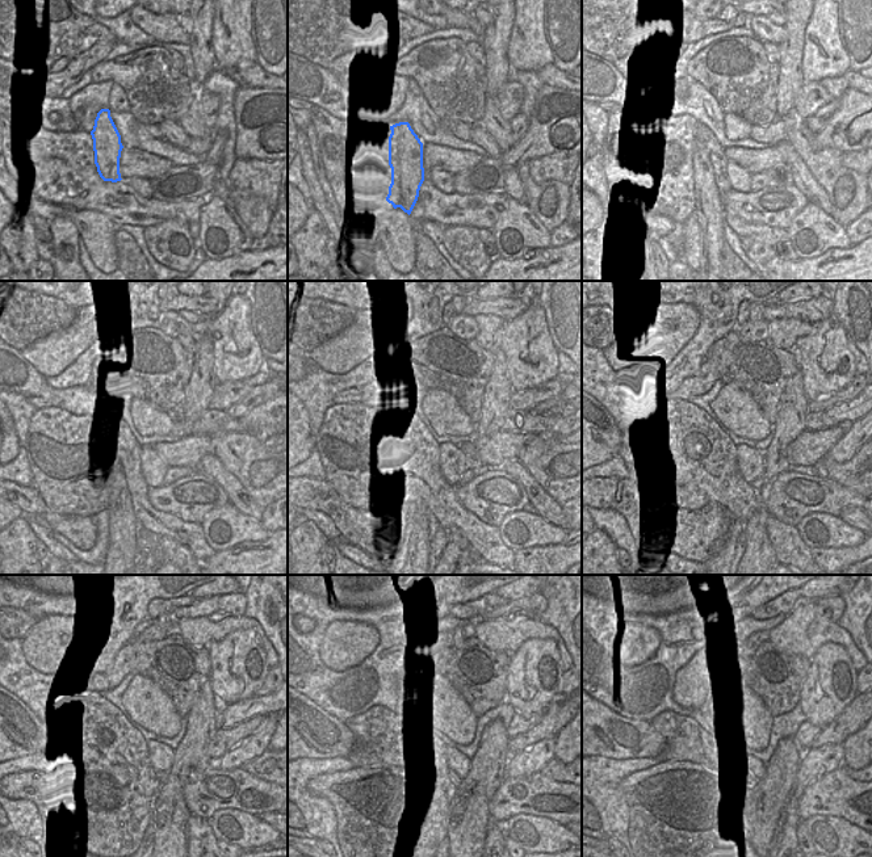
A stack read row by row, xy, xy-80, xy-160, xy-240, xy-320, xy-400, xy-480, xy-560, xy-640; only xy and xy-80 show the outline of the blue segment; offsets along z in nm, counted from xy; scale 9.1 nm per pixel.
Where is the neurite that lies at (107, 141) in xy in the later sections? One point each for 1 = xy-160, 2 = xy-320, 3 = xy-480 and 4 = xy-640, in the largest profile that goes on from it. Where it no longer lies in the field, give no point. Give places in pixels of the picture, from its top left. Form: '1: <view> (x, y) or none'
1: xy-160 (708, 208)
2: xy-320 (422, 526)
3: xy-480 (150, 832)
4: xy-640 (747, 841)

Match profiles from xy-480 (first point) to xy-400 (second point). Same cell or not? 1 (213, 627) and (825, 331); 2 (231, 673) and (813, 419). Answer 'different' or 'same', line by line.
1: different
2: different

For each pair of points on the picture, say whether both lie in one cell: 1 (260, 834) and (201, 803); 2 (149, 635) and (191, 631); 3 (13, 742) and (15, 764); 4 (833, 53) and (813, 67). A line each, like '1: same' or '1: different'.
1: different
2: different
3: different
4: same

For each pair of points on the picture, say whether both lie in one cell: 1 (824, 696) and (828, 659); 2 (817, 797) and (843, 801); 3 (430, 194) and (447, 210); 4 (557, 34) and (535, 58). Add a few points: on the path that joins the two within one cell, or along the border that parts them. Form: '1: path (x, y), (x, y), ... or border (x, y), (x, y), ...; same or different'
1: path (828, 687), (828, 668); same
2: path (824, 797), (837, 797); same
3: path (434, 198), (443, 208); same
4: border (544, 13), (544, 36), (553, 57), (553, 63); different

